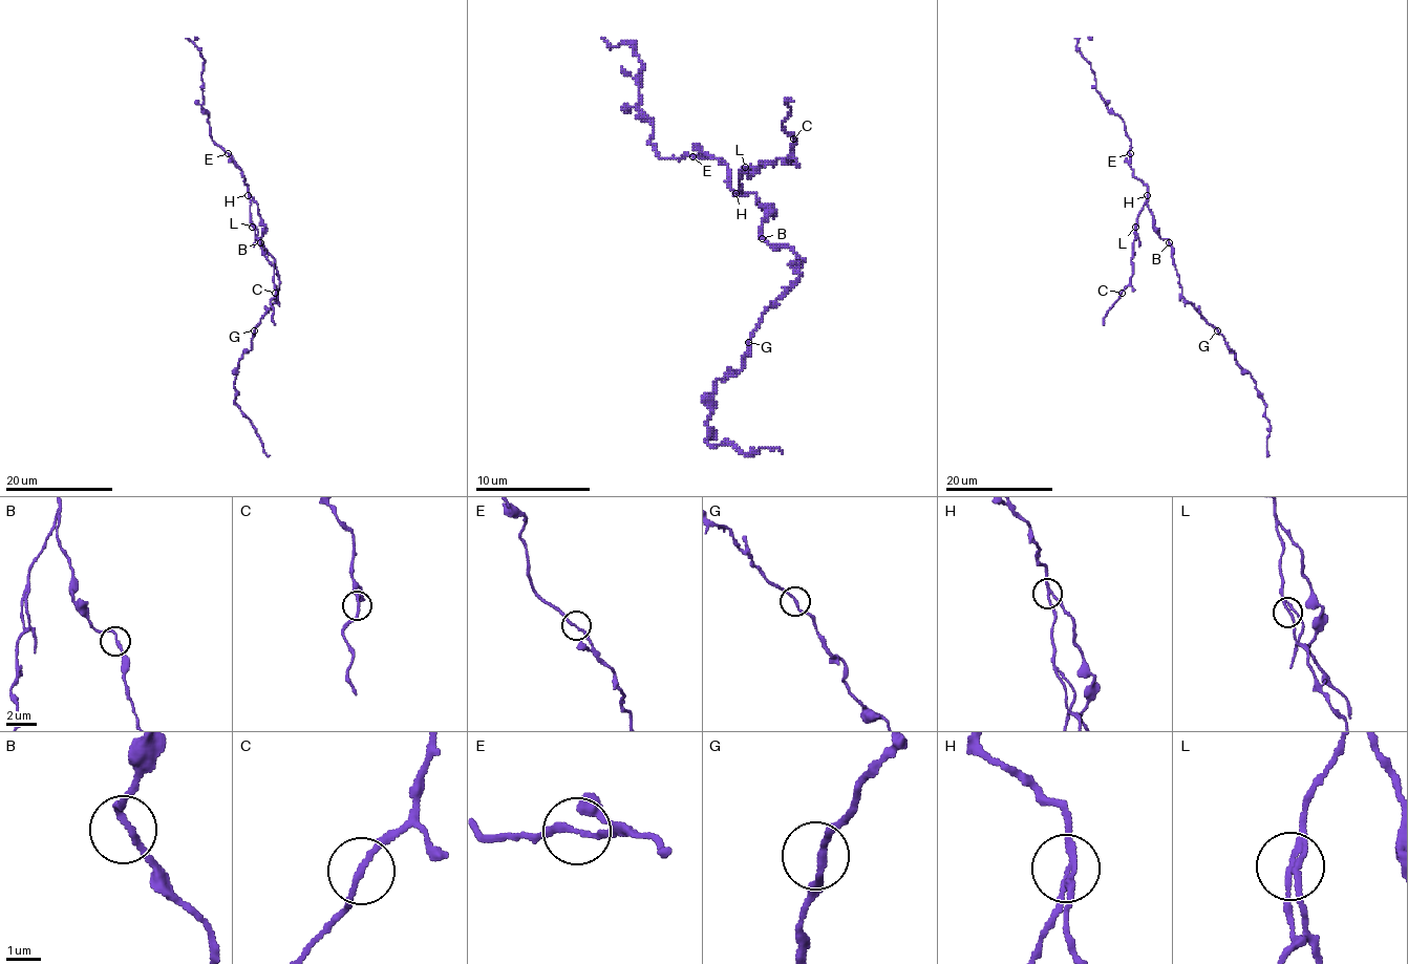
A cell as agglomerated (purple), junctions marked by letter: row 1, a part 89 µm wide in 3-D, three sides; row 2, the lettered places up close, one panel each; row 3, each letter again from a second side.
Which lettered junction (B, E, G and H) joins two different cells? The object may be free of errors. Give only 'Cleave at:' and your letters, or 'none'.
Cleave at: H

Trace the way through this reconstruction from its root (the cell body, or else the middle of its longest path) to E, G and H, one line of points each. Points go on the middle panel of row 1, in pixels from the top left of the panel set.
E: (765, 238), (762, 225), (770, 210), (753, 193), (739, 195), (733, 190), (719, 158), (694, 155)
G: (765, 238), (770, 244), (785, 244), (802, 261), (802, 268), (788, 290), (762, 316), (759, 327), (748, 342)
H: (765, 238), (762, 238), (762, 225), (770, 210), (753, 193), (748, 195), (737, 193)

